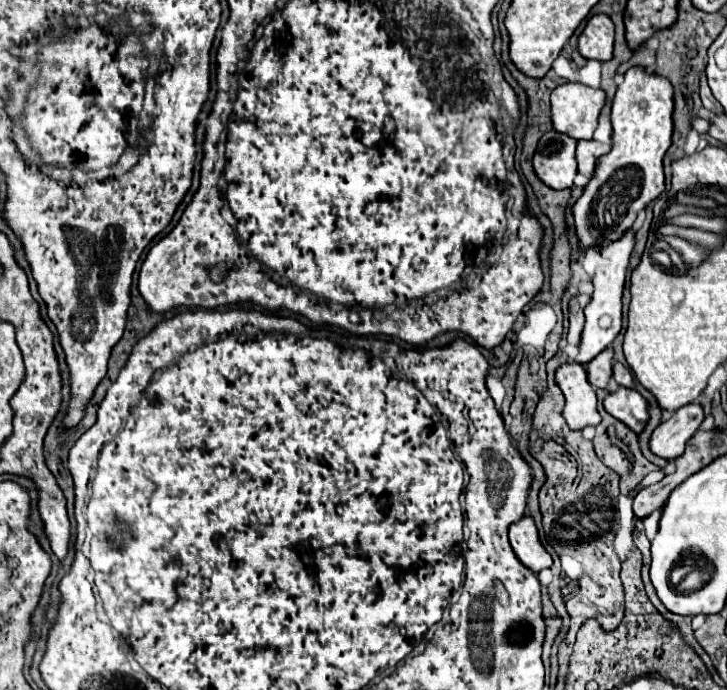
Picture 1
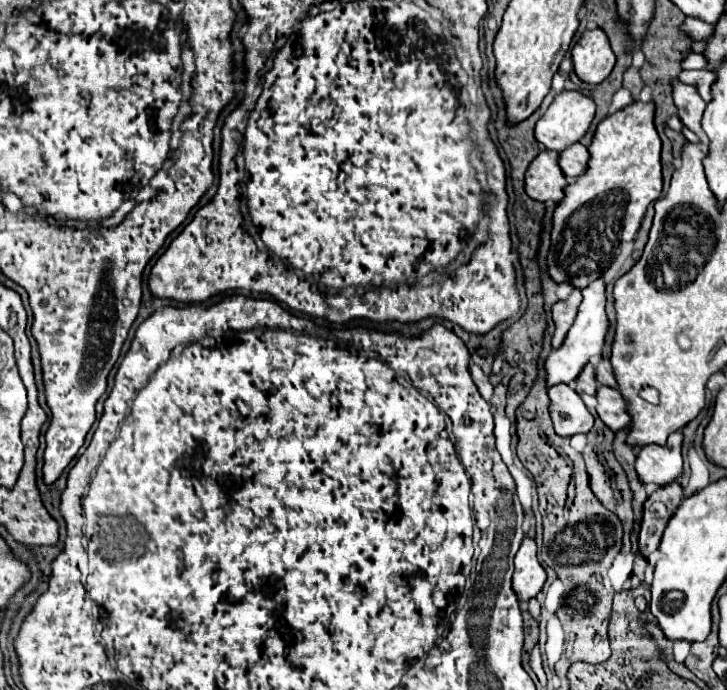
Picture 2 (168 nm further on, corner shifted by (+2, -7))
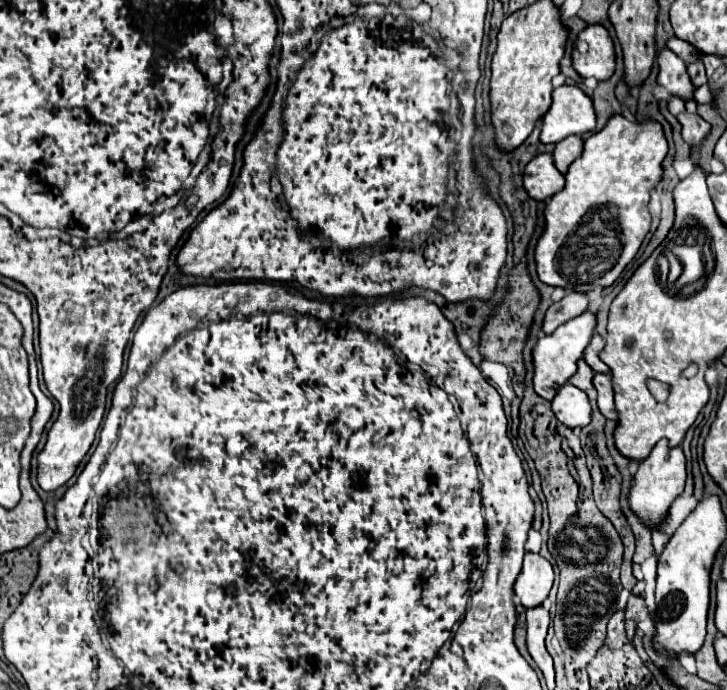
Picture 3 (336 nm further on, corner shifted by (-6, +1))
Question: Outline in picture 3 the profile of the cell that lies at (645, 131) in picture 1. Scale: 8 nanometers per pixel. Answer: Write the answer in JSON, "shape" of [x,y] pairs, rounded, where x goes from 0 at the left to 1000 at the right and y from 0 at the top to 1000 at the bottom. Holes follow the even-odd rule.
{"shape":[[[842,168],[836,180],[803,203],[803,220],[784,238],[779,249],[779,270],[762,281],[748,301],[748,336],[740,345],[735,374],[740,403],[754,414],[770,414],[790,423],[814,423],[817,417],[842,414],[864,380],[875,371],[889,339],[894,336],[897,313],[891,307],[894,275],[908,264],[911,232],[919,209],[905,177],[869,177],[858,168]]]}

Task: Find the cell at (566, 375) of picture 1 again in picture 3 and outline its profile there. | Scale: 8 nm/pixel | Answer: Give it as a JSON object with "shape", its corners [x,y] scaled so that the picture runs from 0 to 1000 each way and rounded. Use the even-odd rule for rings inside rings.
{"shape":[[[776,557],[759,580],[762,603],[781,620],[809,617],[812,614],[812,583],[806,568],[787,557]]]}

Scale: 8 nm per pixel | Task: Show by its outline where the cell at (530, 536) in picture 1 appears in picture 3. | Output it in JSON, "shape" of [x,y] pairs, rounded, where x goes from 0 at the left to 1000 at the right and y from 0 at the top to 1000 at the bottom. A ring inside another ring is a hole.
{"shape":[[[726,800],[721,806],[718,829],[713,832],[710,846],[707,846],[713,872],[721,881],[743,878],[759,852],[759,841],[762,841],[762,829],[759,829],[757,814],[746,809],[743,803]]]}

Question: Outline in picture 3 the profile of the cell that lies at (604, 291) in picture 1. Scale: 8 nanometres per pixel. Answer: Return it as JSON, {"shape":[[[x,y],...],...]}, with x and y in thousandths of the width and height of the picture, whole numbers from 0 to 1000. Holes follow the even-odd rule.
{"shape":[[[803,452],[801,458],[773,470],[765,481],[759,484],[748,484],[740,490],[735,507],[732,507],[732,525],[735,525],[735,568],[748,577],[757,580],[757,565],[773,559],[790,539],[792,539],[792,522],[801,519],[801,510],[806,504],[806,499],[814,490],[814,481],[820,475],[820,458],[814,452]]]}

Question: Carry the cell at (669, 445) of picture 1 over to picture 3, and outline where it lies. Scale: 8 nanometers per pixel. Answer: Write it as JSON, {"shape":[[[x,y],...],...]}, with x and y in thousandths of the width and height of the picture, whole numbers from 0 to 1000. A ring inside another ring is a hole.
{"shape":[[[908,638],[872,687],[872,701],[864,713],[864,733],[889,765],[902,768],[908,757],[916,751],[927,722],[938,716],[941,699],[944,699],[944,667],[938,649],[935,646],[919,649],[919,638]]]}

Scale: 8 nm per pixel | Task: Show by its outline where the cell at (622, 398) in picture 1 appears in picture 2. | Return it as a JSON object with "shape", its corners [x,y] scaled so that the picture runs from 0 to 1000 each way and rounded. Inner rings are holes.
{"shape":[[[825,559],[823,562],[823,588],[820,597],[825,609],[845,626],[867,617],[867,600],[864,600],[864,583],[858,583],[856,571],[847,562]]]}

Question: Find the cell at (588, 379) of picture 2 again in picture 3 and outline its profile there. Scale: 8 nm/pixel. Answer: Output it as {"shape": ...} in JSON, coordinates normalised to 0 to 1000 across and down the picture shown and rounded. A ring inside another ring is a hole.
{"shape":[[[795,522],[795,536],[787,545],[787,551],[781,551],[781,554],[798,565],[809,565],[809,562],[814,562],[814,545],[817,545],[814,533],[803,522]]]}

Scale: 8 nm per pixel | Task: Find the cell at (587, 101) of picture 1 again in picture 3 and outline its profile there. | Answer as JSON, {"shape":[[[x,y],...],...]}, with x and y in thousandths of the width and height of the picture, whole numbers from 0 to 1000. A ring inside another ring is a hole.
{"shape":[[[770,125],[759,133],[759,154],[746,174],[743,206],[770,206],[779,197],[809,191],[820,183],[814,145],[792,125]]]}

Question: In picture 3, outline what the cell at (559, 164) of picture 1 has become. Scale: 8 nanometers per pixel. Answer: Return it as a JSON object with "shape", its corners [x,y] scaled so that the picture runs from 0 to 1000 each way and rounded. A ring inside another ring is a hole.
{"shape":[[[740,223],[721,246],[721,272],[729,287],[746,293],[776,272],[776,252],[759,235],[759,223]]]}

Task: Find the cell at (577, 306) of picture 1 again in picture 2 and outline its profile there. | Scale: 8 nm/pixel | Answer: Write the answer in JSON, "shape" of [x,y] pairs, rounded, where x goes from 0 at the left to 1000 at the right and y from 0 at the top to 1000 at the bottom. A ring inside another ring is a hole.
{"shape":[[[792,420],[792,423],[787,423],[784,432],[770,435],[759,443],[759,464],[765,470],[765,481],[759,490],[762,504],[770,504],[770,499],[776,496],[776,487],[781,484],[781,475],[787,472],[787,464],[792,461],[798,438],[801,438],[801,426],[798,426],[798,420]]]}

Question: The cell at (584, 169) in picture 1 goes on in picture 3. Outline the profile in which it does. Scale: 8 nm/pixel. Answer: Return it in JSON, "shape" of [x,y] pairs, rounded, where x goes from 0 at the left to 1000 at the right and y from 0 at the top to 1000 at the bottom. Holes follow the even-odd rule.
{"shape":[[[781,197],[781,200],[770,203],[759,223],[765,243],[776,252],[781,246],[781,241],[801,223],[801,214],[803,214],[803,206],[798,197]]]}

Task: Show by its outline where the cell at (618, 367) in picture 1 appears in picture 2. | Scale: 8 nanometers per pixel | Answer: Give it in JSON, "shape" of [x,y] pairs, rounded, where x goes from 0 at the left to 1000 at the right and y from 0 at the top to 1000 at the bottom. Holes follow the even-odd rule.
{"shape":[[[828,519],[828,525],[820,530],[820,551],[831,559],[839,559],[839,562],[847,562],[847,545],[842,539],[842,528],[839,522]]]}

